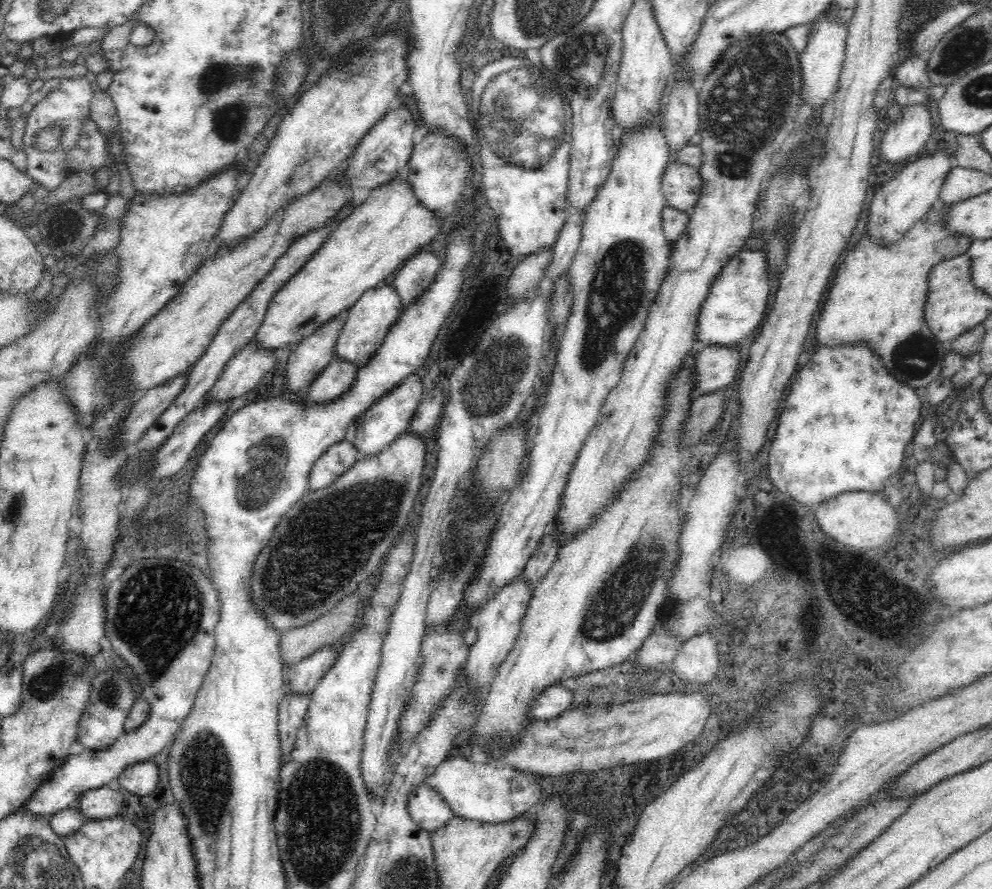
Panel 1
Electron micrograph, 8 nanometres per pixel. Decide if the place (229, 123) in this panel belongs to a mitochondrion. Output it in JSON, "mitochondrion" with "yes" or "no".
{"mitochondrion":"yes"}

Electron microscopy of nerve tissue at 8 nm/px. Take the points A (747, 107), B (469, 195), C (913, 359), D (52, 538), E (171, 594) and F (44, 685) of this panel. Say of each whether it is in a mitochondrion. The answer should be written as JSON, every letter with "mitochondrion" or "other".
{"A":"mitochondrion","B":"other","C":"mitochondrion","D":"other","E":"mitochondrion","F":"mitochondrion"}

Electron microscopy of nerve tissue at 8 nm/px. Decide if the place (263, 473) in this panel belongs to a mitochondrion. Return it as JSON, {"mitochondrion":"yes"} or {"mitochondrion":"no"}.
{"mitochondrion":"yes"}

